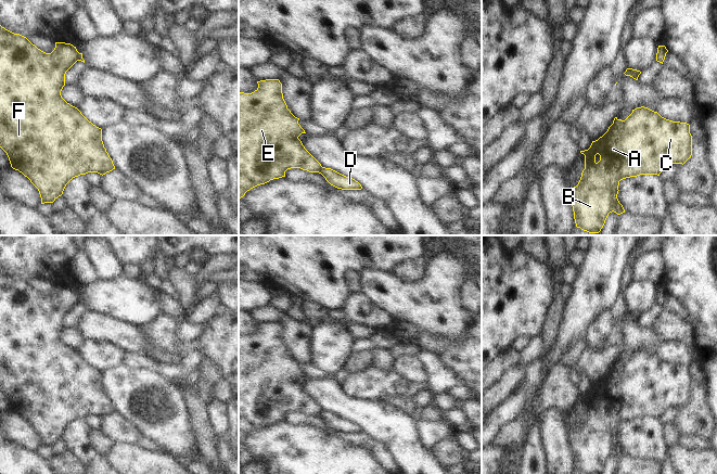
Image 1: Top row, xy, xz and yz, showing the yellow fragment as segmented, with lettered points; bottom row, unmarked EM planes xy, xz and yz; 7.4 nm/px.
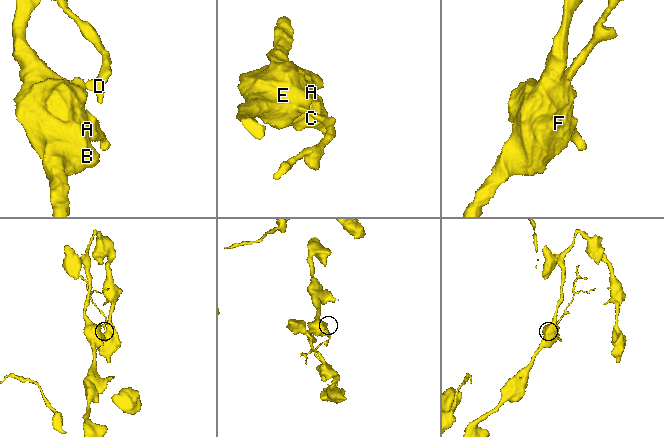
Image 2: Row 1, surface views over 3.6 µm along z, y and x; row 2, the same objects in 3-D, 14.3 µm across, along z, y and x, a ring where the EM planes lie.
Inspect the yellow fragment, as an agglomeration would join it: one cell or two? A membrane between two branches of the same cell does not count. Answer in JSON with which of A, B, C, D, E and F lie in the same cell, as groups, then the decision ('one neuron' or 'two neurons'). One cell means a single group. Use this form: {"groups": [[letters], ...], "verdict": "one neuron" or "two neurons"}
{"groups": [["A", "B", "C", "E", "F"], ["D"]], "verdict": "two neurons"}

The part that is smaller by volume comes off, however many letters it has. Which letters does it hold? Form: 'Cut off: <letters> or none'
Cut off: D.

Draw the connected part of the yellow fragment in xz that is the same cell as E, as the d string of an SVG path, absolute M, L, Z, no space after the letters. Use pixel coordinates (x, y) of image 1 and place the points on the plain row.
M266 322L257 324L258 331L252 336L239 335L239 441L243 440L251 432L265 427L273 422L285 420L285 414L291 411L300 411L309 415L319 415L322 411L321 407L305 392L298 380L306 376L298 367L299 361L295 360L283 342L282 326L279 322Z

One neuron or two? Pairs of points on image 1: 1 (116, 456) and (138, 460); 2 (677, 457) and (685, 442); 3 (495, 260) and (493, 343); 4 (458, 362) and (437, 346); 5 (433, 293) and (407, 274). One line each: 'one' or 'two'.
1: one
2: two
3: one
4: one
5: two

